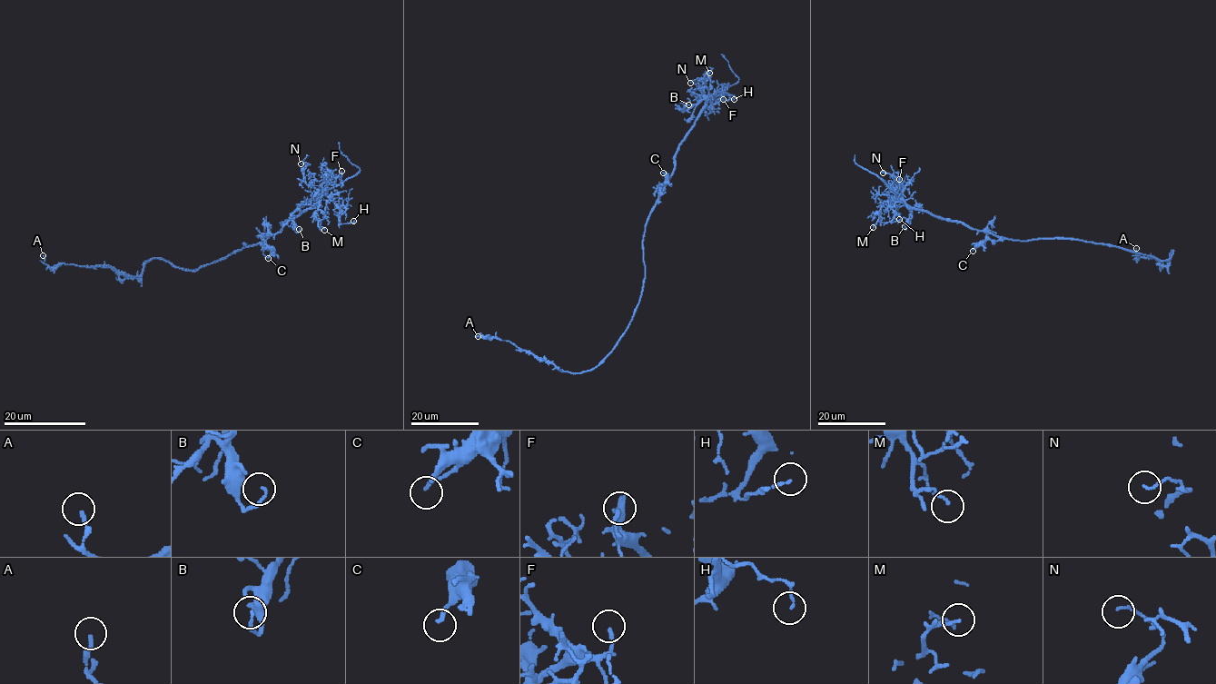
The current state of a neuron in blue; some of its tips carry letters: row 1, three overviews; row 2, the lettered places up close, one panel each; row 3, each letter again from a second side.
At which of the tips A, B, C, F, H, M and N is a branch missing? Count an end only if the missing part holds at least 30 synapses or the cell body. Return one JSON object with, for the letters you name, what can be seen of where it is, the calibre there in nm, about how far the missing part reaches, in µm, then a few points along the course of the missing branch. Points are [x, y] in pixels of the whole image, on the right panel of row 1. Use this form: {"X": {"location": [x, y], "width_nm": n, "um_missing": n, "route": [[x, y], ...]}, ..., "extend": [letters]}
{"extend": []}

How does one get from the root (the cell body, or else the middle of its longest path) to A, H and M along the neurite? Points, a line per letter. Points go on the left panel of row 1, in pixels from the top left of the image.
A: (244, 242), (226, 257), (194, 270), (153, 258), (134, 277), (103, 266), (48, 266), (43, 255)
H: (244, 242), (245, 246), (261, 242), (323, 195), (340, 210), (341, 224), (353, 221)
M: (244, 242), (254, 245), (274, 234), (282, 223), (311, 209), (322, 194), (316, 219), (324, 230)

